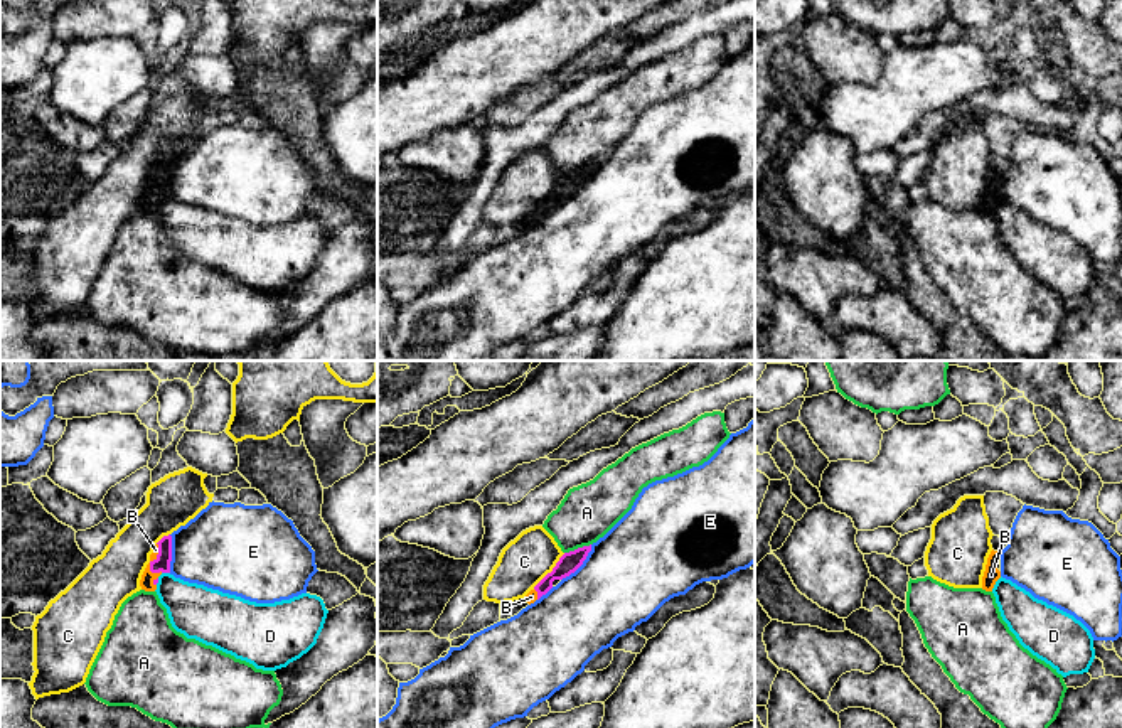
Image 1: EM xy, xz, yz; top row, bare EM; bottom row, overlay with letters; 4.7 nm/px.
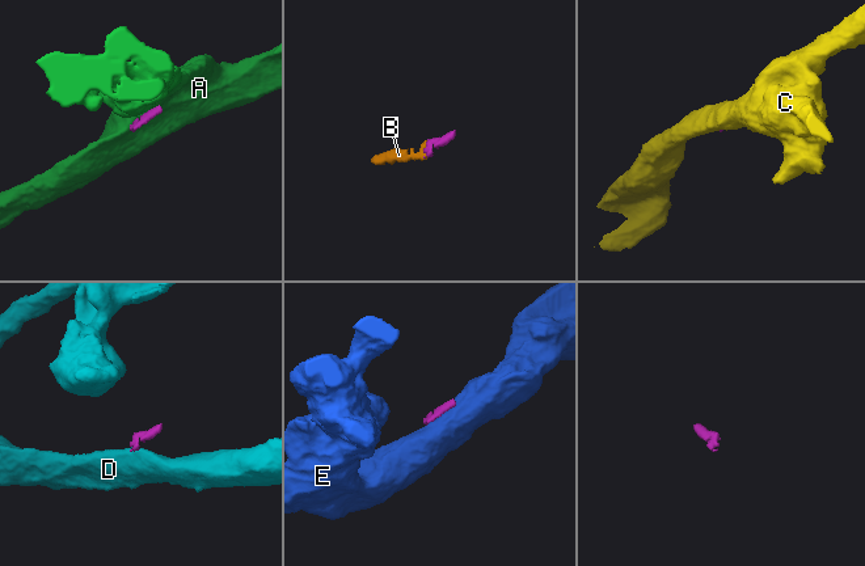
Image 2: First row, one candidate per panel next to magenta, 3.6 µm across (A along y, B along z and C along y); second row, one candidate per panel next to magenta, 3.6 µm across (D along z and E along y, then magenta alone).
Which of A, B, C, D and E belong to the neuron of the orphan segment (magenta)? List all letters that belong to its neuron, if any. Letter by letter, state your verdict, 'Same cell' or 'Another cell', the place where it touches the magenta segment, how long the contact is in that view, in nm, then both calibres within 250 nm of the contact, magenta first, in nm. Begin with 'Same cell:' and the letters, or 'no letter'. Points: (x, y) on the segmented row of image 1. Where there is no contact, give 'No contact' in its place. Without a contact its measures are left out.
Same cell: B
A: Another cell. Touches magenta at xz (578, 548). Shared border 140 nm. Thickness 100 nm (magenta) against 260 nm
B: Same cell. Touches magenta at xy (157, 558). Shared border 150 nm. Thickness 80 nm (magenta) against 30 nm
C: Another cell. Touches magenta at xz (551, 572). Shared border 240 nm. Thickness 100 nm (magenta) against 240 nm
D: Another cell. Touches magenta at xy (165, 572). Shared border 40 nm. Thickness 80 nm (magenta) against 260 nm
E: Another cell. Touches magenta at xz (580, 565). Shared border 220 nm. Thickness 100 nm (magenta) against 440 nm

